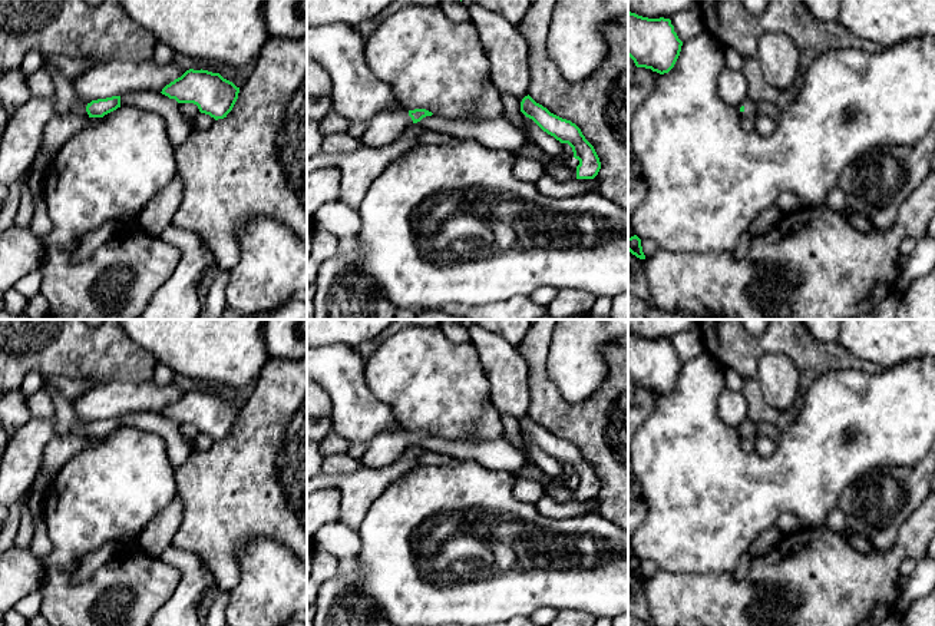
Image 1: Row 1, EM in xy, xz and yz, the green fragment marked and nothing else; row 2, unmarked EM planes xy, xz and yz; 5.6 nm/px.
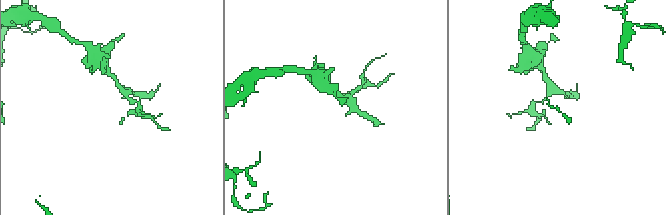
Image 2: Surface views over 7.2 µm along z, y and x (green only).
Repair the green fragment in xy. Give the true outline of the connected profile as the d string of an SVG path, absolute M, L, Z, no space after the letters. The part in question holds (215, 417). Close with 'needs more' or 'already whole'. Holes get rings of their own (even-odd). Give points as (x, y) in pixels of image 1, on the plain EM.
M189 390L166 405L161 414L178 424L194 424L201 434L218 441L232 431L239 408L219 394Z | already whole

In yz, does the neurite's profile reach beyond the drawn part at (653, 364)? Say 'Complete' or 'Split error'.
Complete

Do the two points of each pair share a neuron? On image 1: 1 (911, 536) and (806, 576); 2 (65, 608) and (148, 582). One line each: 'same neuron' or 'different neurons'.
1: same neuron
2: same neuron

